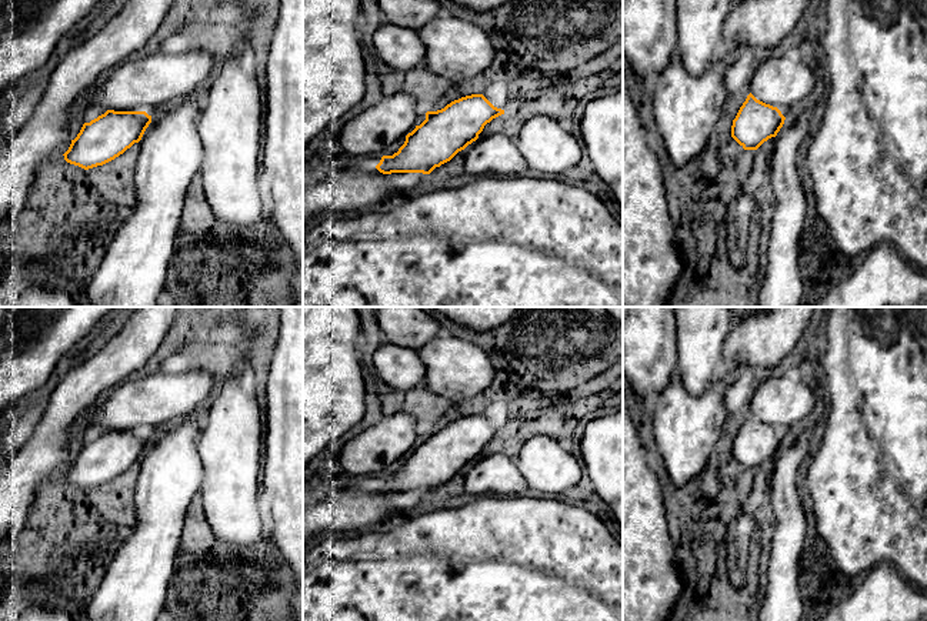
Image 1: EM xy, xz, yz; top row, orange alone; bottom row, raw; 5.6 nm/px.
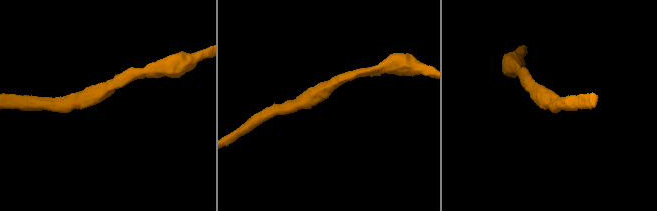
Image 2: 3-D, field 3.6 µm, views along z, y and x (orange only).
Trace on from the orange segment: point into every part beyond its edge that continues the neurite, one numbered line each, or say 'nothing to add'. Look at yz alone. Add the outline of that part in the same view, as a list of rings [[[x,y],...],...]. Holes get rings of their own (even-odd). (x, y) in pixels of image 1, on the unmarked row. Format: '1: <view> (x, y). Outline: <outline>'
nothing to add

